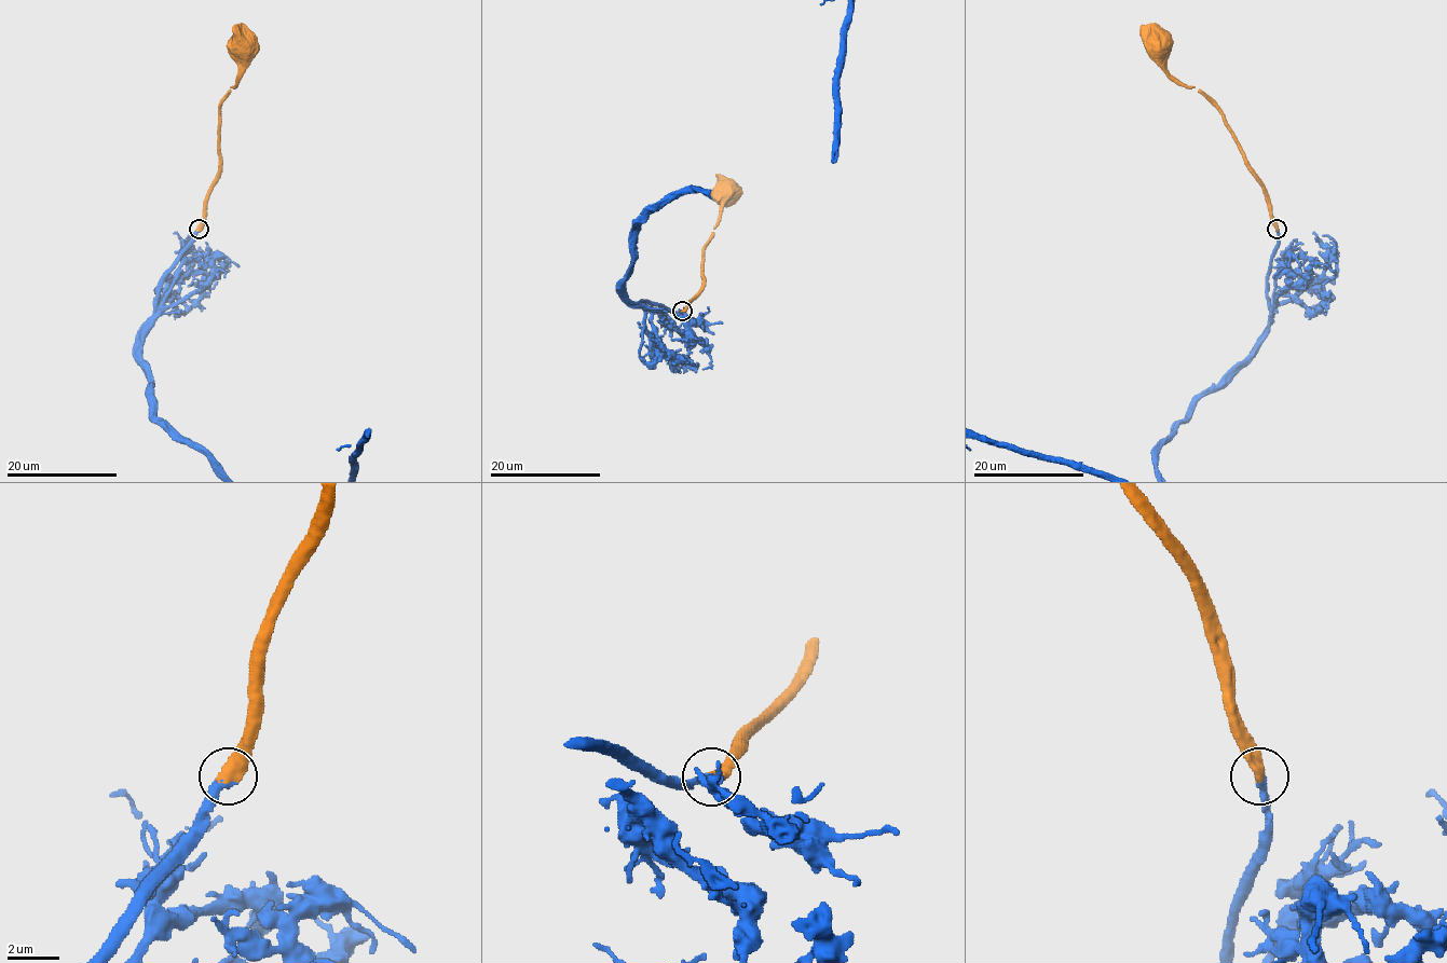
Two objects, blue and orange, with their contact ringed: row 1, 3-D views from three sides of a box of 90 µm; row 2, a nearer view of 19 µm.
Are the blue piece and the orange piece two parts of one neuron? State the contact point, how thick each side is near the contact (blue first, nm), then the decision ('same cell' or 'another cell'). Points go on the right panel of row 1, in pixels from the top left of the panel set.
(1277, 229) | 360/550 nm | same cell

